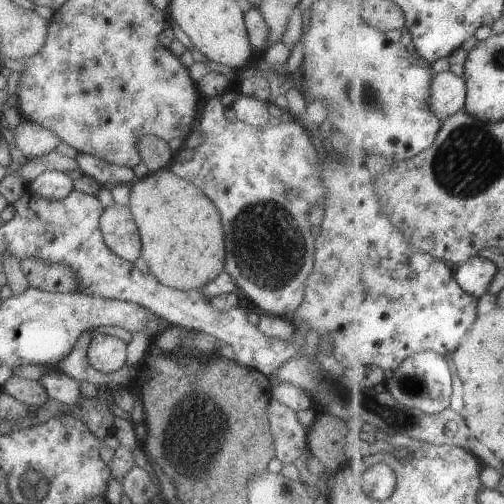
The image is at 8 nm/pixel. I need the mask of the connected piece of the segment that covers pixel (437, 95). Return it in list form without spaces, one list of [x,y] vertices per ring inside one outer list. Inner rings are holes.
[[[443,71],[433,78],[433,92],[429,98],[429,108],[441,118],[447,120],[453,114],[465,109],[467,104],[467,80],[463,75]]]

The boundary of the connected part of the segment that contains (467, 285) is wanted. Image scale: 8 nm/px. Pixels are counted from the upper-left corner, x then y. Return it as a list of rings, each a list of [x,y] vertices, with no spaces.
[[[477,256],[455,268],[454,277],[461,284],[463,290],[477,298],[487,294],[499,268],[493,260]]]

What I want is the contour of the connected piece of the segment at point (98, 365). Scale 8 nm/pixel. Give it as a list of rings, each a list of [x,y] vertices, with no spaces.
[[[95,333],[86,350],[91,368],[103,374],[119,370],[131,358],[125,350],[125,345],[125,342],[113,335]]]

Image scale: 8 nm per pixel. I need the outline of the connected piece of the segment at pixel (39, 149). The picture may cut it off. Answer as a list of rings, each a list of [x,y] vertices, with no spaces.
[[[25,119],[13,130],[13,144],[23,156],[37,158],[51,152],[59,144],[59,138],[37,122]]]

